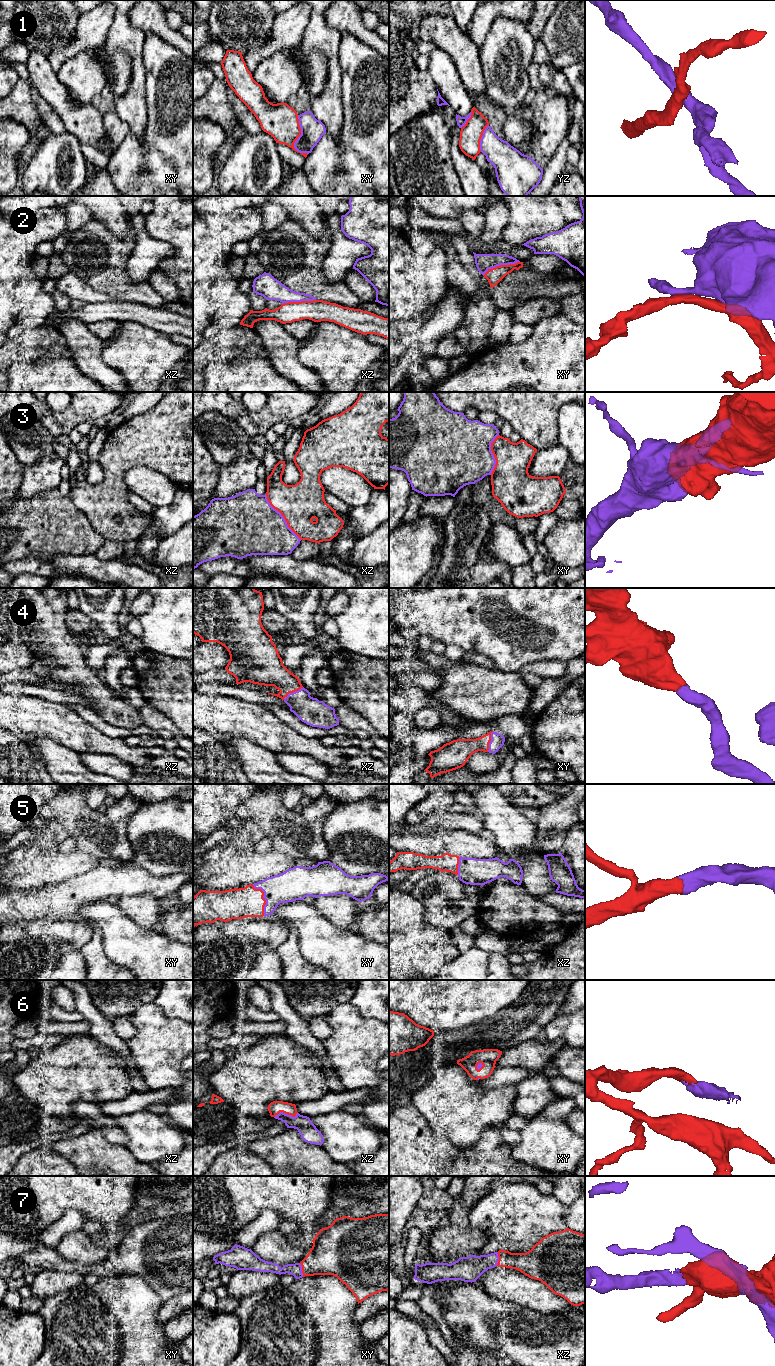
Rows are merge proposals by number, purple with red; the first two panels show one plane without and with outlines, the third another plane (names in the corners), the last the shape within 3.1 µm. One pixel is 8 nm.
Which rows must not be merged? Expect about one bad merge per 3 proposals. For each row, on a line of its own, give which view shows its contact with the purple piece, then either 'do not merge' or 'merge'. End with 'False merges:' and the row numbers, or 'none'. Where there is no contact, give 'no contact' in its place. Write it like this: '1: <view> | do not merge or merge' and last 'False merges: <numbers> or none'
1: xy | do not merge
2: xy | do not merge
3: xz | merge
4: xz | merge
5: xy | merge
6: xz | merge
7: xy | merge
False merges: 1, 2

